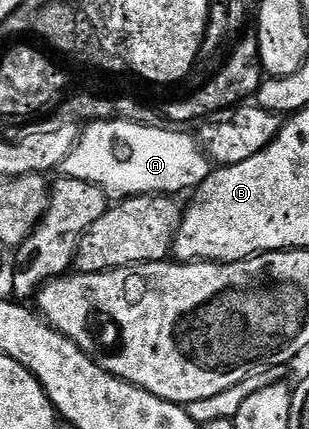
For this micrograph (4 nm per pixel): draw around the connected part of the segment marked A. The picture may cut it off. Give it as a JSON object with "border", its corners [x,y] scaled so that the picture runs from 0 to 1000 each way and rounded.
{"border":[[[395,280],[285,284],[204,387],[207,410],[317,431],[379,464],[456,459],[469,450],[576,455],[595,441],[625,445],[670,420],[680,401],[676,364],[634,317]]]}

